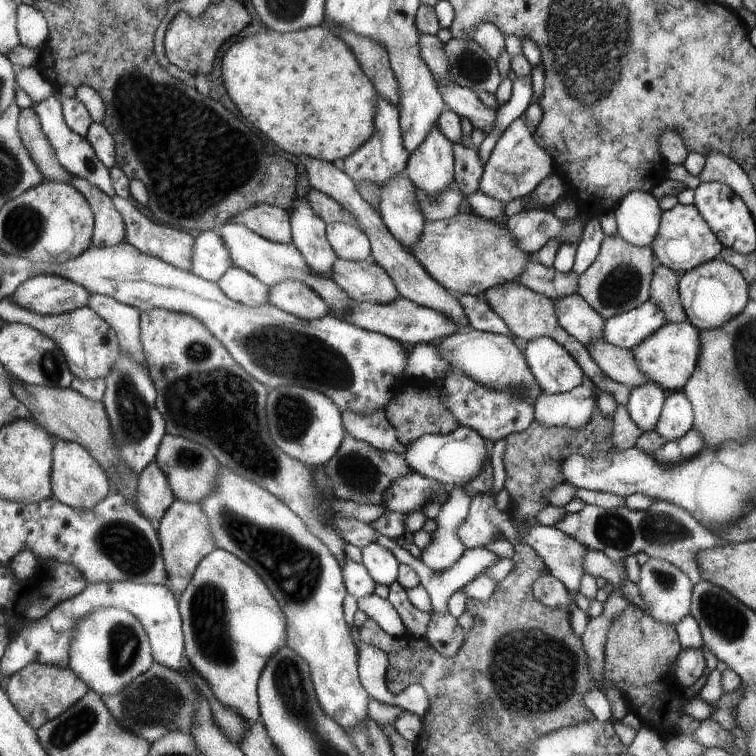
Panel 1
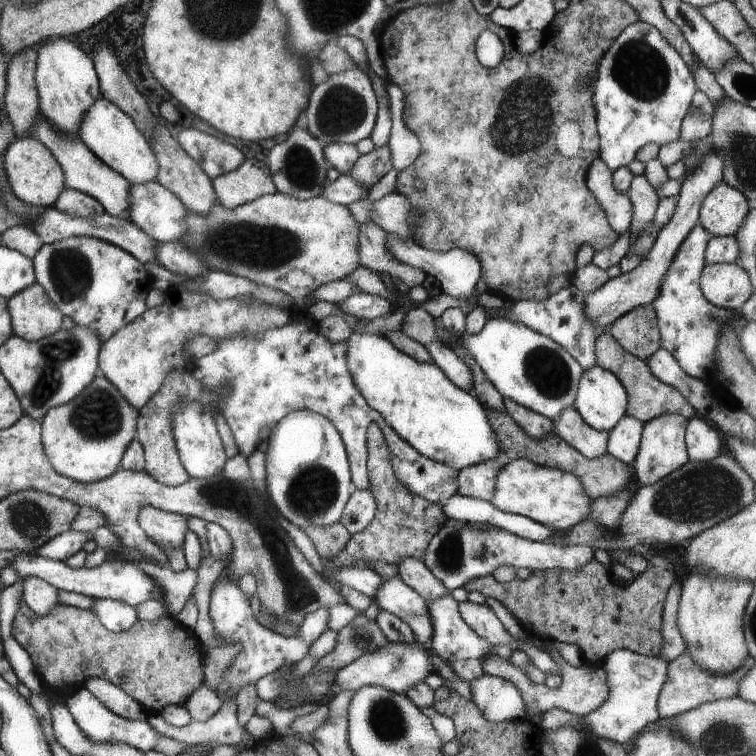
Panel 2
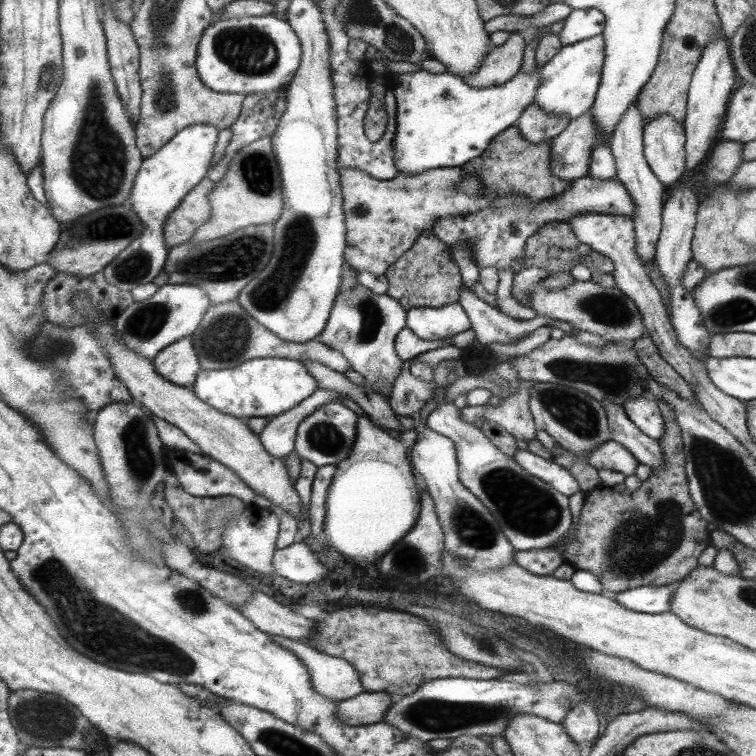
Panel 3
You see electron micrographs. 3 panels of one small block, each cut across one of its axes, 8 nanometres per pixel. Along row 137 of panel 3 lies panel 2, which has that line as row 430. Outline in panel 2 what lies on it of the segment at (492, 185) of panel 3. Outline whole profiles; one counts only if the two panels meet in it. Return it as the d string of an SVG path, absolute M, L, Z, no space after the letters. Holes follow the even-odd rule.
M489 408L484 409L488 413L489 424L492 424L493 432L497 436L499 452L505 454L509 460L527 459L535 464L547 466L547 468L569 472L569 474L573 474L573 476L577 476L581 480L585 494L591 500L597 499L599 496L613 496L619 490L627 488L629 478L631 478L631 467L613 458L613 456L605 454L597 456L597 458L585 457L581 452L577 452L576 448L571 448L555 433L547 434L547 436L539 438L539 440L529 438L520 425L515 424L512 417L506 412L497 412L497 410L489 410Z

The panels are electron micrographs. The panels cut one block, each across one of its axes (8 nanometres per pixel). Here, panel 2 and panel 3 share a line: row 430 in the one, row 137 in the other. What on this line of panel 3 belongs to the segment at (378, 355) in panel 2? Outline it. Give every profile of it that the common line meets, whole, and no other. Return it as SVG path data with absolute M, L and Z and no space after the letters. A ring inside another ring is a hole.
M423 69L411 74L384 73L384 82L387 88L393 90L396 98L396 136L393 140L393 154L396 169L405 174L417 174L437 167L461 167L480 156L493 137L499 136L516 125L520 115L524 113L536 97L537 87L540 86L538 69L535 72L519 72L504 85L491 88L476 88L468 86L463 79L443 72L429 74Z

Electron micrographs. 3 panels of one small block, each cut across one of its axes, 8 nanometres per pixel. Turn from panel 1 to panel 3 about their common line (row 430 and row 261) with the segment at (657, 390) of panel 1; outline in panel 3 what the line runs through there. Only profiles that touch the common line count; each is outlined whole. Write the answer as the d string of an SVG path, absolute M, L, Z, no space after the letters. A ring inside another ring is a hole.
M636 100L629 104L625 114L618 122L616 129L611 135L611 151L615 159L616 180L623 184L624 190L628 191L629 198L634 203L634 213L630 217L635 223L636 231L636 254L640 257L644 265L649 265L653 261L656 252L656 242L660 236L660 226L662 225L663 210L663 190L665 186L653 174L643 151L643 127L644 119L641 118L640 111L637 110Z

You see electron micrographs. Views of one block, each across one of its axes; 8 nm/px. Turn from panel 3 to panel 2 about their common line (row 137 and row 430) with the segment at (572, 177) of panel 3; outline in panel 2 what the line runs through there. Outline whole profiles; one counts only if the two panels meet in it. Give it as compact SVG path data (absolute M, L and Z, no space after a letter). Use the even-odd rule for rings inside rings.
M567 408L553 420L553 433L583 456L597 458L607 454L608 431L598 431L585 424L576 409Z

